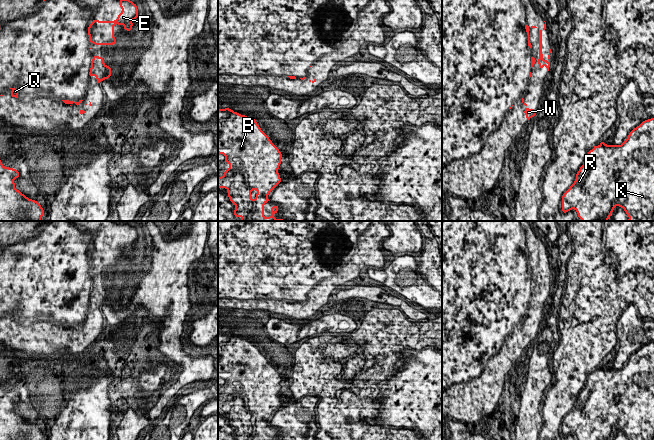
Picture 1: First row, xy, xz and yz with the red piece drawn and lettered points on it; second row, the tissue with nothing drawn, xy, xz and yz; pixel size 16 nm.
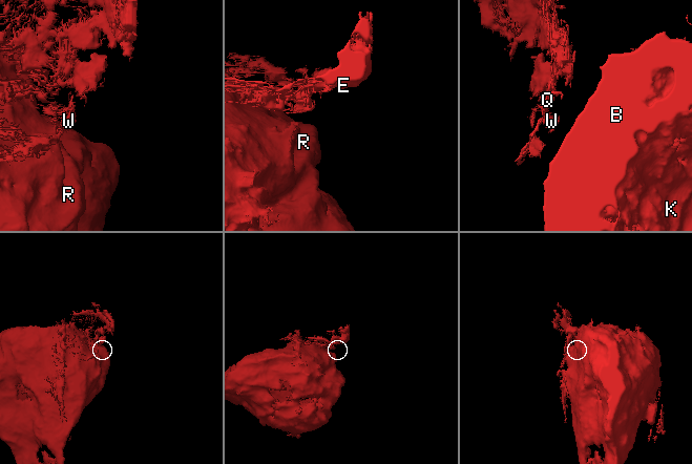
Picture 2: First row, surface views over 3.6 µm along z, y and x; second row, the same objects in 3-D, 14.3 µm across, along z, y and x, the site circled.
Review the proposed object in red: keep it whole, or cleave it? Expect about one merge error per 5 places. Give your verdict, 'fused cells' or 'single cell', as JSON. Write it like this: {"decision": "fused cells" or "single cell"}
{"decision": "single cell"}

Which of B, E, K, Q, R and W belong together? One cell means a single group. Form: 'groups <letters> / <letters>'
groups B E K Q R W

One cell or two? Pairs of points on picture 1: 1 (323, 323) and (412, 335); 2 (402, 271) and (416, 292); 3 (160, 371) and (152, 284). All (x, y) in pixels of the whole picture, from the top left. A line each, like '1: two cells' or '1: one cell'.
1: two cells
2: one cell
3: two cells

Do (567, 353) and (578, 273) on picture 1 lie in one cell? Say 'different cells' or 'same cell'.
same cell

